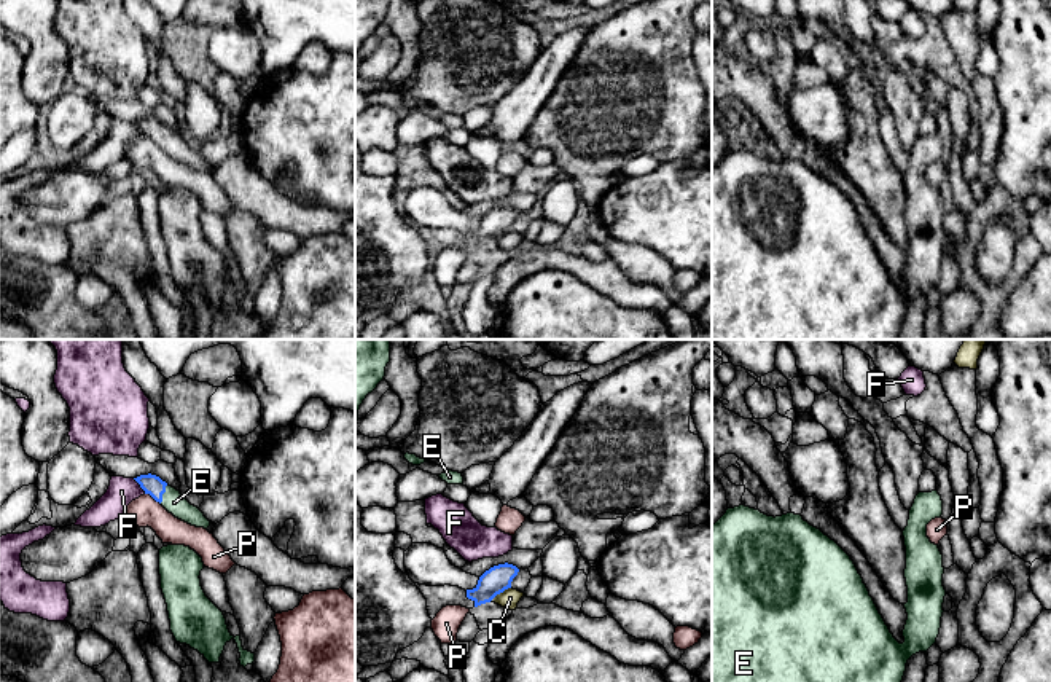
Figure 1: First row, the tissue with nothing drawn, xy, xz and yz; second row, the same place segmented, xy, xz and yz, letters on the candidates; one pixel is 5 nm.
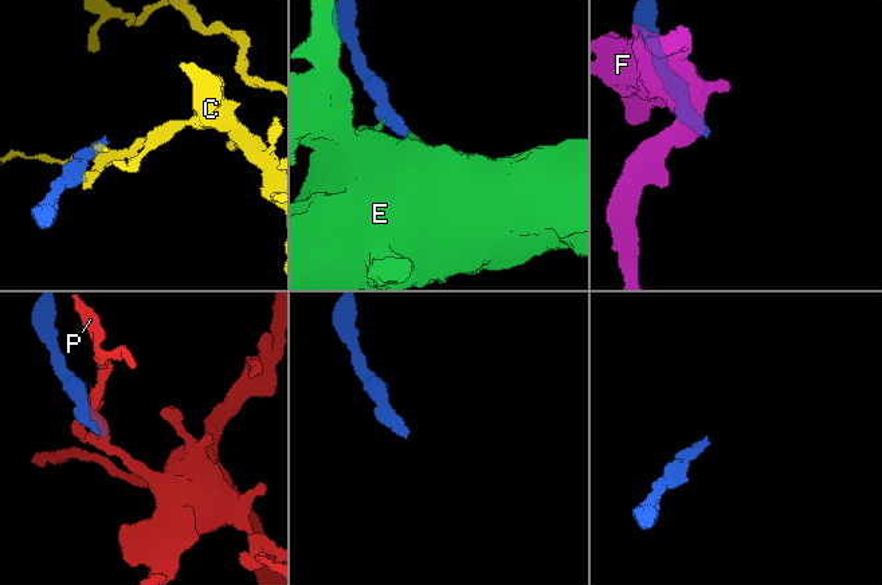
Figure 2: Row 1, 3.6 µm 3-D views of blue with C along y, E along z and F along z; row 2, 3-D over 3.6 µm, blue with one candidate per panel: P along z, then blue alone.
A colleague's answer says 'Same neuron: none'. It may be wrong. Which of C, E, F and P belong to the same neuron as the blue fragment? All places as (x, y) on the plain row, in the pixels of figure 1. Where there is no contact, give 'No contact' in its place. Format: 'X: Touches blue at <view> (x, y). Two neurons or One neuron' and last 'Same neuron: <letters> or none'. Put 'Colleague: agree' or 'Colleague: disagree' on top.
Colleague: disagree
C: Touches blue at xz (500, 235). Two neurons
E: Touches blue at xy (163, 136). One neuron
F: Touches blue at xy (140, 129). Two neurons
P: Touches blue at xy (153, 141). Two neurons
Same neuron: E

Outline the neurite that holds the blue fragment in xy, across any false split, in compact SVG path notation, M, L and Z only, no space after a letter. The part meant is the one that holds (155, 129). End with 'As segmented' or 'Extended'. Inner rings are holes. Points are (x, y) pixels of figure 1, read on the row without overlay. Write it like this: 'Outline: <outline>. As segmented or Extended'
Outline: M140 118L134 121L145 137L150 137L156 145L159 145L169 156L175 161L196 169L207 172L210 164L204 159L204 156L191 148L175 131L169 129L156 118Z. Extended

